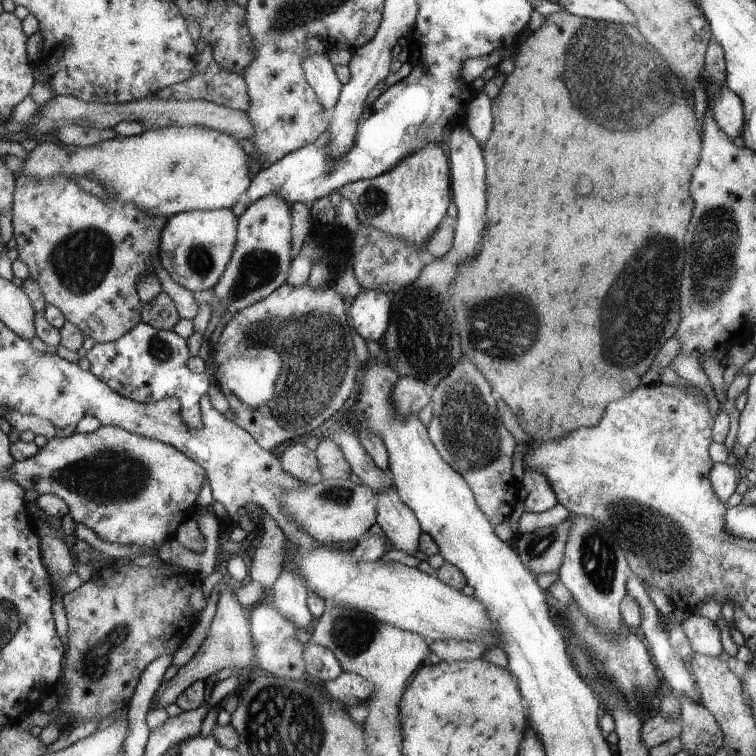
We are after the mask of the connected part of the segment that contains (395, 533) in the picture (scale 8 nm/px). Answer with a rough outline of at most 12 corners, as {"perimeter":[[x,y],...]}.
{"perimeter":[[394,486],[376,495],[378,526],[415,556],[423,531]]}

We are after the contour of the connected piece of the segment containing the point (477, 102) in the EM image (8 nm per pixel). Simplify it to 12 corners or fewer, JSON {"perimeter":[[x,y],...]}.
{"perimeter":[[484,91],[467,106],[466,128],[482,144],[492,130],[492,100]]}

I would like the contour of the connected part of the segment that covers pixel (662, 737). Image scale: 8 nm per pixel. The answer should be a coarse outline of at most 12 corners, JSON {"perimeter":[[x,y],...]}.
{"perimeter":[[658,714],[643,720],[648,749],[680,737],[681,718]]}

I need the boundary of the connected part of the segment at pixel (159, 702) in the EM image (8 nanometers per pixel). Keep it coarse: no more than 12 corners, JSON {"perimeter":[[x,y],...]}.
{"perimeter":[[222,584],[207,637],[154,696],[166,708],[218,670],[254,658],[248,611]]}

